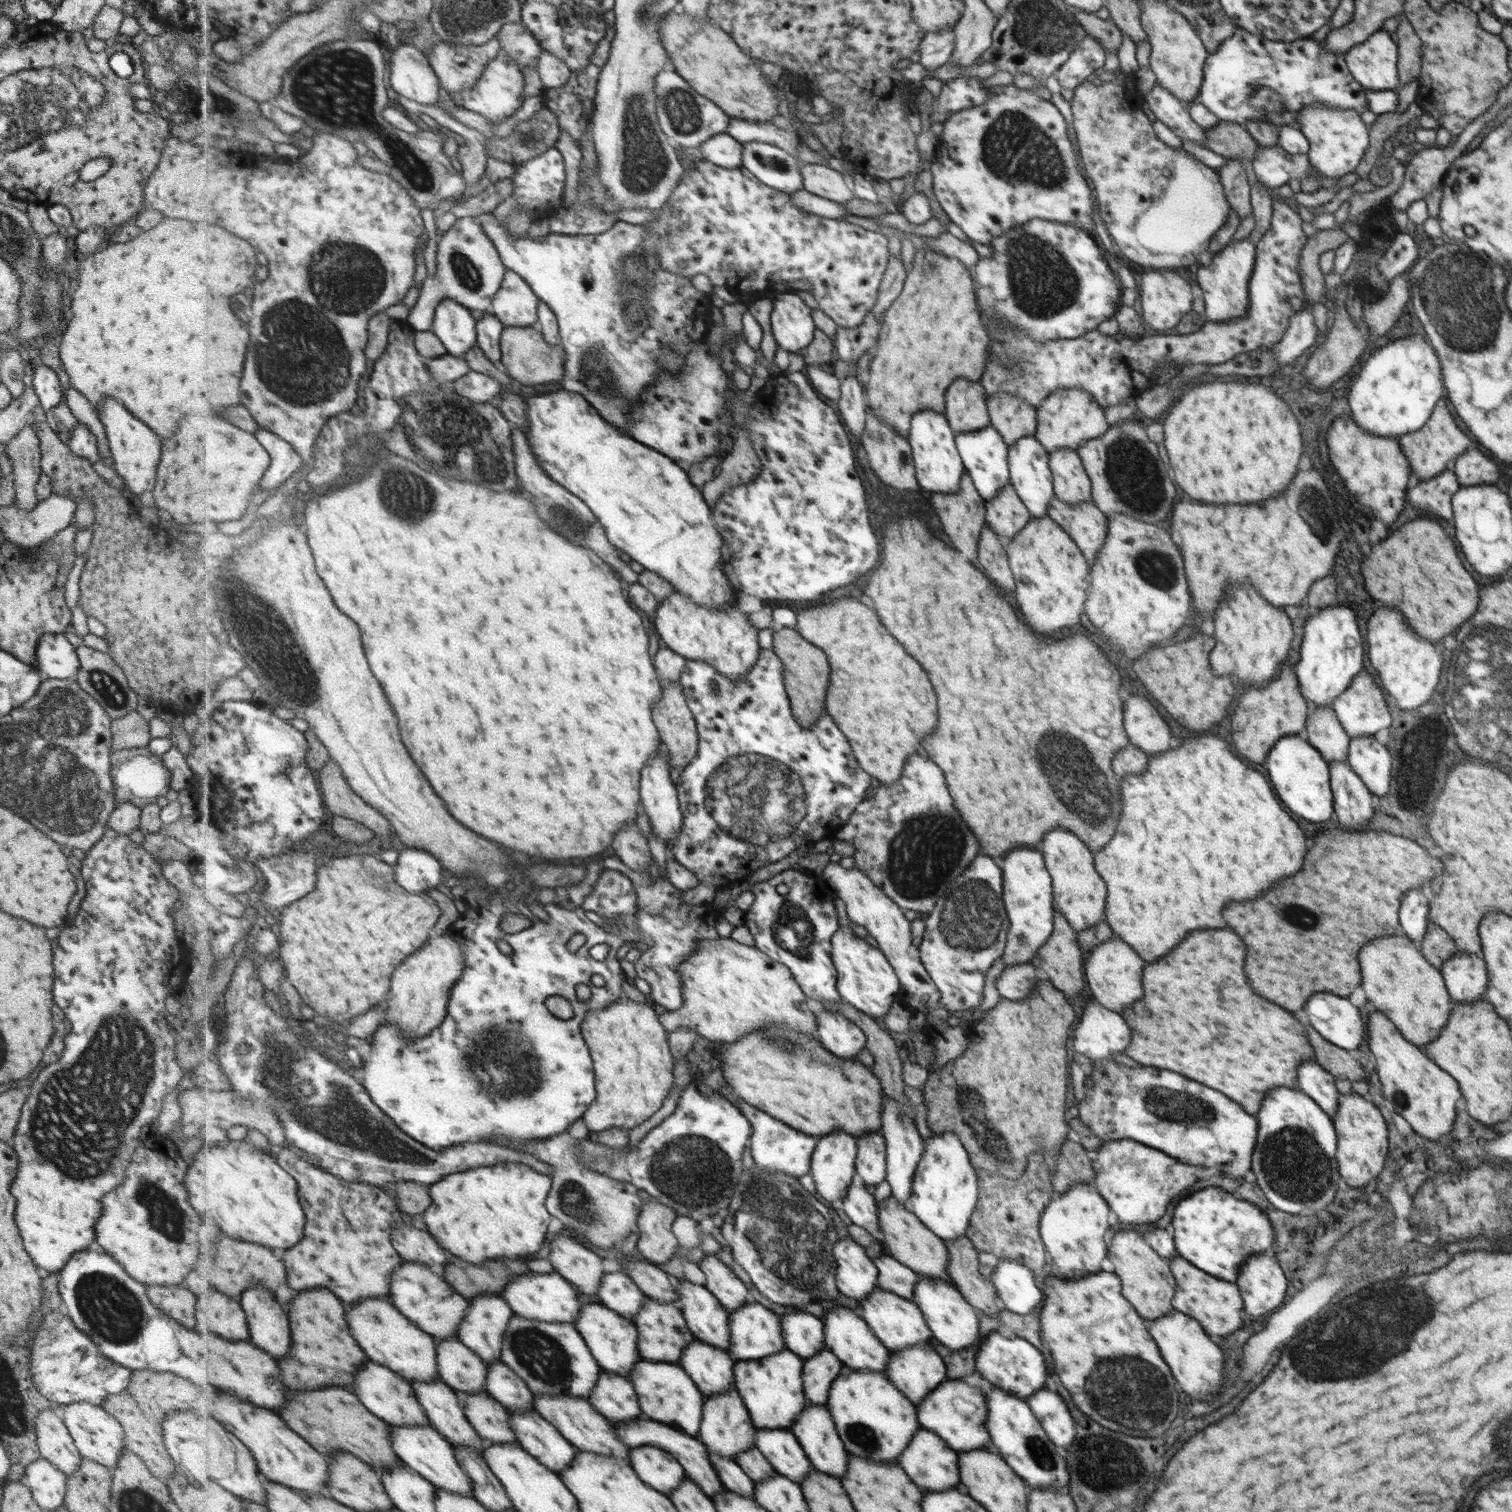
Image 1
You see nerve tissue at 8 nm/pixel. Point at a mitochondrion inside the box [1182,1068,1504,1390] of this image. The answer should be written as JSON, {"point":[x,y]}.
{"point":[1370,1333]}

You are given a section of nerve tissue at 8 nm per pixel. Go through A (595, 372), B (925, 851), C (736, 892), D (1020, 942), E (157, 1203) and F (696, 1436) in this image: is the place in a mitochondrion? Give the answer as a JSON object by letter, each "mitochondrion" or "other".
{"A":"mitochondrion","B":"mitochondrion","C":"other","D":"mitochondrion","E":"mitochondrion","F":"other"}

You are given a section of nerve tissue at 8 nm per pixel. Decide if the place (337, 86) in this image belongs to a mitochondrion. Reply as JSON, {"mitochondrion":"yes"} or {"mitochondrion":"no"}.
{"mitochondrion":"yes"}

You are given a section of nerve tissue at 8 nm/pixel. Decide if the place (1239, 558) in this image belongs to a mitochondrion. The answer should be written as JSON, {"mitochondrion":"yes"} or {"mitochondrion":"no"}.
{"mitochondrion":"no"}

